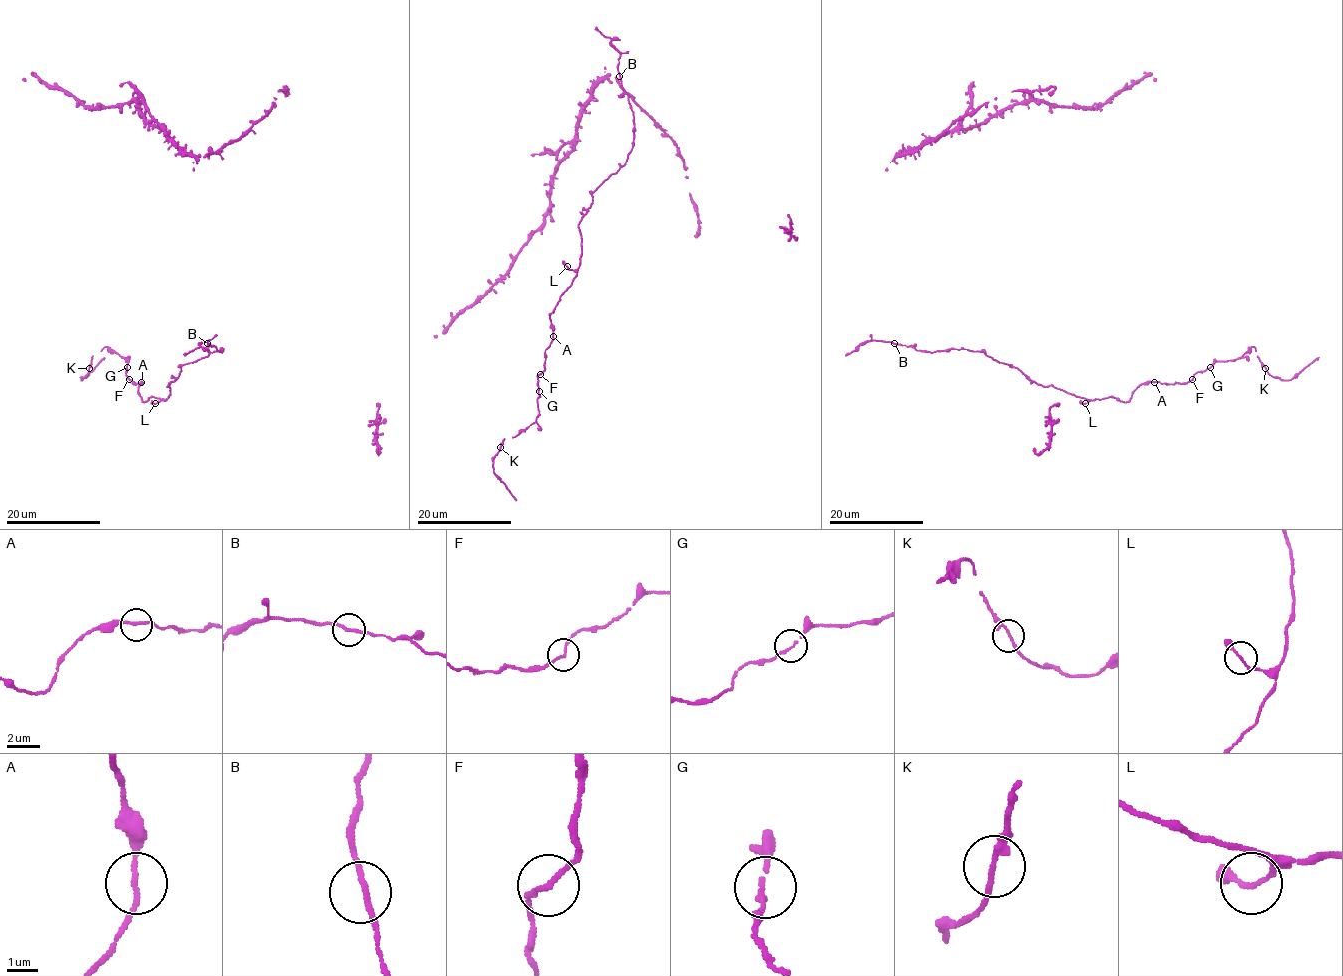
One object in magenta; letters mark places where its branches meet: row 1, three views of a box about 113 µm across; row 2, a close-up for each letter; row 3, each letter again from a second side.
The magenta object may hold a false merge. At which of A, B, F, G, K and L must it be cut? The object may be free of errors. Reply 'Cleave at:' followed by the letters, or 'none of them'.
Cleave at: K

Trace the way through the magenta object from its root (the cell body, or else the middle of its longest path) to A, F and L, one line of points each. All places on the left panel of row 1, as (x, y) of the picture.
A: (208, 343), (223, 351), (183, 365), (165, 400), (151, 396), (144, 402), (138, 390), (141, 382)
F: (208, 343), (223, 351), (183, 365), (165, 400), (151, 396), (144, 402), (138, 390), (141, 382), (128, 379)
L: (208, 343), (218, 352), (223, 351), (211, 352), (183, 365), (179, 375), (167, 386), (168, 396), (155, 403)

